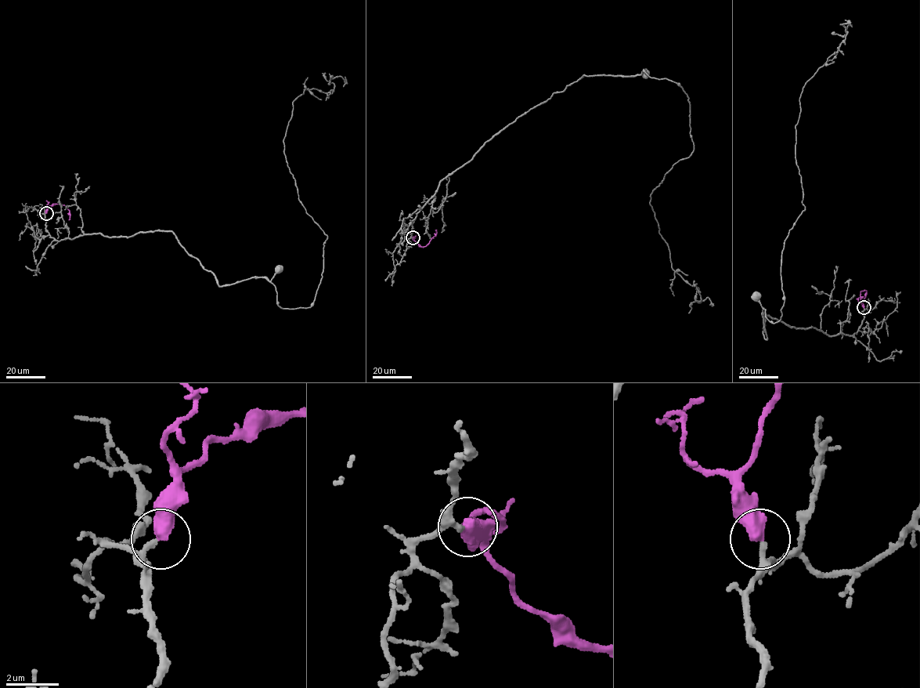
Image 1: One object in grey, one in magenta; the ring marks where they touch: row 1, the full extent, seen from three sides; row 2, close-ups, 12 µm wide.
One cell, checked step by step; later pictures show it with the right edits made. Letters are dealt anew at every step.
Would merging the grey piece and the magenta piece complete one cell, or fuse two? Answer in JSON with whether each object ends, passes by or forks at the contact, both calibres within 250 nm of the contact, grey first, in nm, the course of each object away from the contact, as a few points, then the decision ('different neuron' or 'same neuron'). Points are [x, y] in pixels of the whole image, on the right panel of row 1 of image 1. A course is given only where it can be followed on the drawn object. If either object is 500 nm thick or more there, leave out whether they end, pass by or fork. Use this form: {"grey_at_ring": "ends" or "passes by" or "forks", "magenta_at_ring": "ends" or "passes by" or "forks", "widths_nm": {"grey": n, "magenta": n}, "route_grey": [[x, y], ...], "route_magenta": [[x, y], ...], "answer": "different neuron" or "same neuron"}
{"widths_nm": {"grey": 160, "magenta": 600}, "route_grey": [[864, 308], [860, 327], [849, 335], [795, 328], [762, 313], [766, 339], [763, 308], [755, 296]], "route_magenta": [[864, 308], [862, 302], [866, 290], [860, 291], [861, 304]], "answer": "same neuron"}

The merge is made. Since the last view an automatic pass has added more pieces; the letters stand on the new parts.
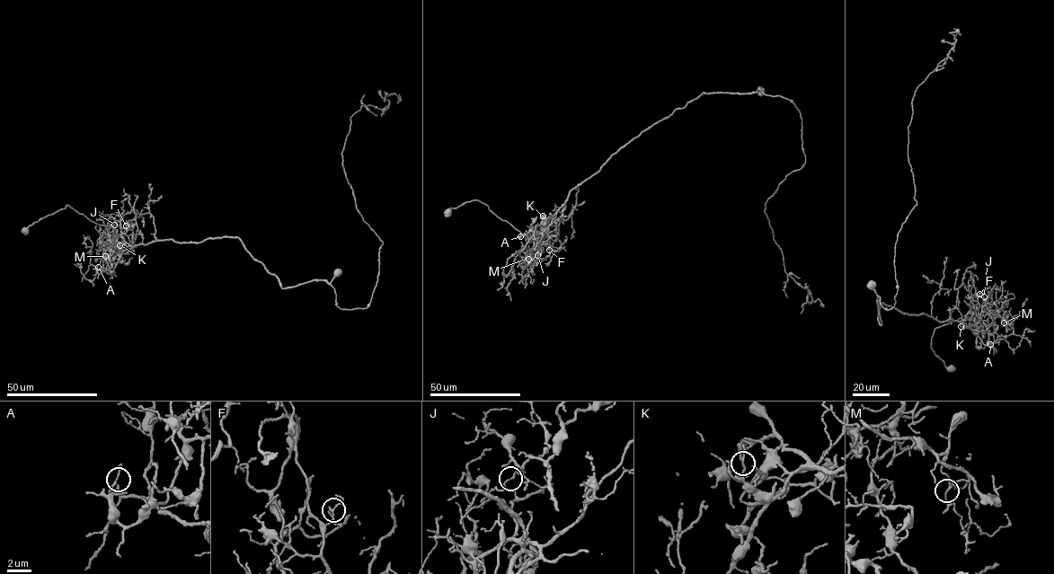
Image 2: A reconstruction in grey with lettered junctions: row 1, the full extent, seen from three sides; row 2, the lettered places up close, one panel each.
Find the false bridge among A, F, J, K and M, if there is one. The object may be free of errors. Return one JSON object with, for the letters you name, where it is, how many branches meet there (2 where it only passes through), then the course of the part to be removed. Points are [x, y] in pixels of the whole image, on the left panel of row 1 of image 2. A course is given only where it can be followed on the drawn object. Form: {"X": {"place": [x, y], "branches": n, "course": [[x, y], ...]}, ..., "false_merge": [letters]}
{"J": {"place": [114, 225], "branches": 2, "course": [[114, 224], [111, 226], [116, 234], [113, 228], [97, 224], [67, 205], [39, 219], [22, 232]]}, "false_merge": ["J"]}

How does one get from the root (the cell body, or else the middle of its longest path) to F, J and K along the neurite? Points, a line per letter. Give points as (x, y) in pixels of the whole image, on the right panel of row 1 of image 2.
F: (871, 285), (881, 324), (877, 301), (908, 315), (958, 322), (971, 306), (979, 308), (979, 294)
J: (871, 285), (881, 324), (877, 301), (908, 315), (958, 322), (969, 312), (971, 297), (983, 296)
K: (871, 285), (878, 295), (879, 324), (877, 301), (902, 313), (960, 321), (966, 327), (960, 326)

